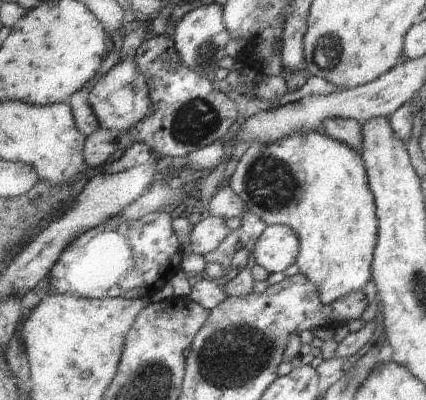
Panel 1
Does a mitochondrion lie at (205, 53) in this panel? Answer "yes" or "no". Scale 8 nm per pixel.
yes

